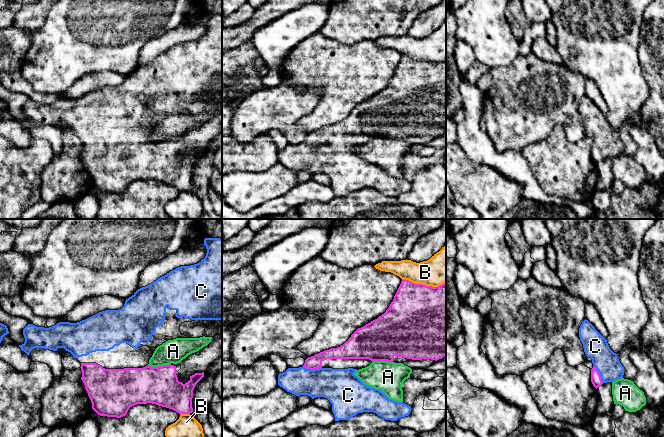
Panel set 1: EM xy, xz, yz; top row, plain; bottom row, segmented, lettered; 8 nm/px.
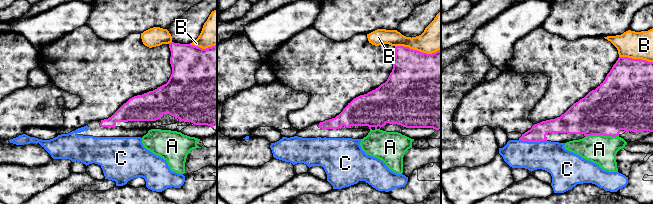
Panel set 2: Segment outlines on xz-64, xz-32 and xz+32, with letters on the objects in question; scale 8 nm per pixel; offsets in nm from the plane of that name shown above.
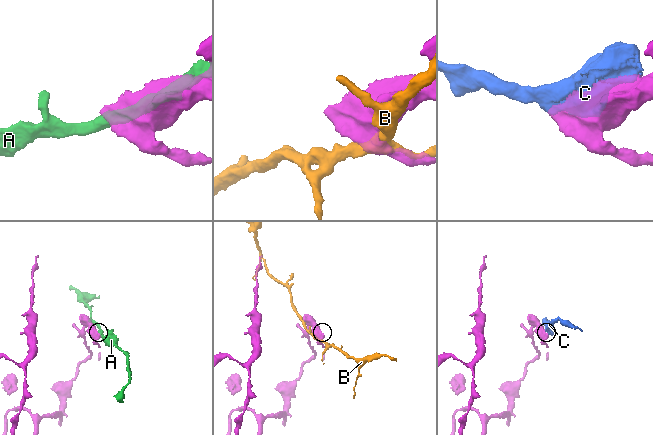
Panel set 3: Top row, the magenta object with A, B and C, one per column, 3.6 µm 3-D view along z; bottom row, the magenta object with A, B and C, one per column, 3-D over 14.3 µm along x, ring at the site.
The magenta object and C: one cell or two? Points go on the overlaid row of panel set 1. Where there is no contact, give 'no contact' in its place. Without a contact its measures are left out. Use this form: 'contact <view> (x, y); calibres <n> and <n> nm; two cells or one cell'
contact xz (312, 369); calibres 110 and 280 nm; one cell

